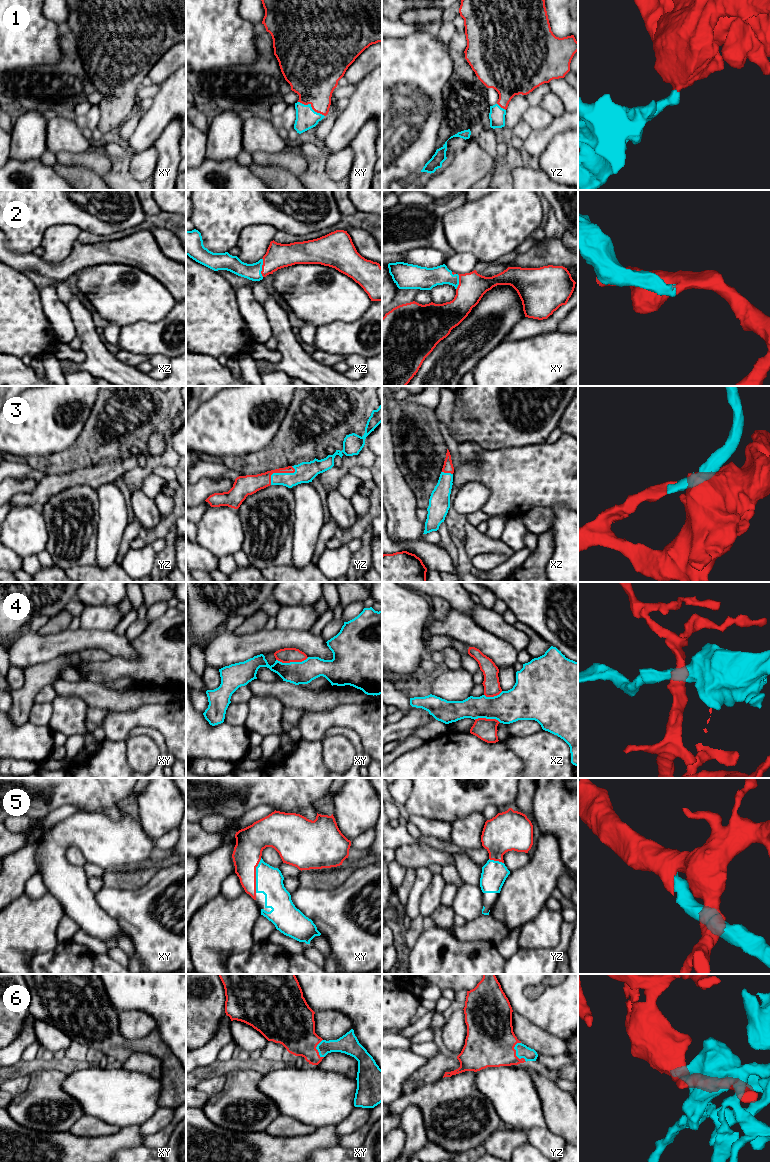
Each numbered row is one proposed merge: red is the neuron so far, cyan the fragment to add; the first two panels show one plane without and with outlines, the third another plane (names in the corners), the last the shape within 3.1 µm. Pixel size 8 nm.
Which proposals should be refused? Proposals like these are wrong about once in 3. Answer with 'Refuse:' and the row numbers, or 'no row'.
Refuse: 4

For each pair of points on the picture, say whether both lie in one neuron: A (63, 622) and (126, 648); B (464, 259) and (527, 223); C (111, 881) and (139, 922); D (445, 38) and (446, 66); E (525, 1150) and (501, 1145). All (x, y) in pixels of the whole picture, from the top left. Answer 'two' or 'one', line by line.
A: two
B: two
C: two
D: two
E: two

